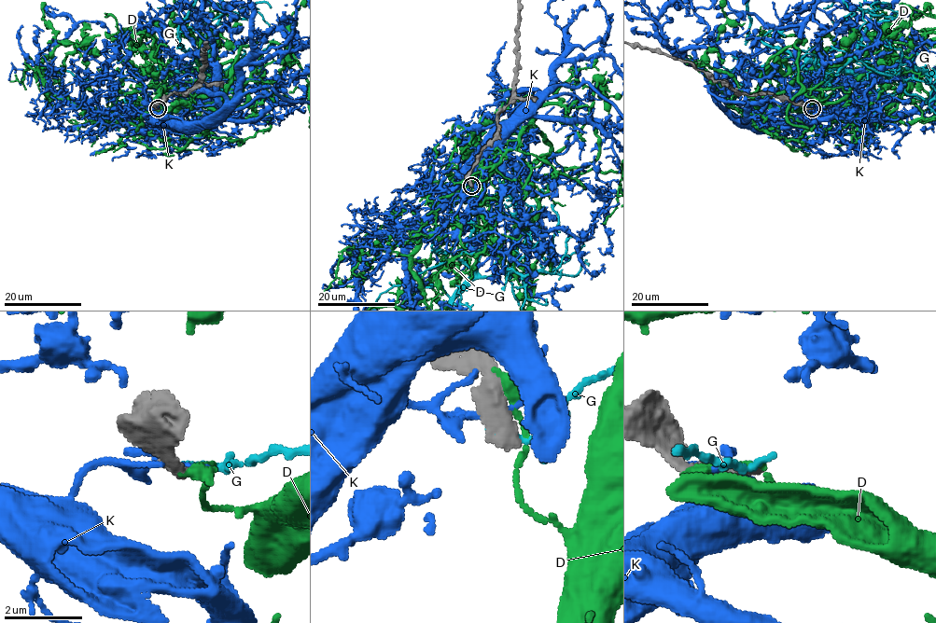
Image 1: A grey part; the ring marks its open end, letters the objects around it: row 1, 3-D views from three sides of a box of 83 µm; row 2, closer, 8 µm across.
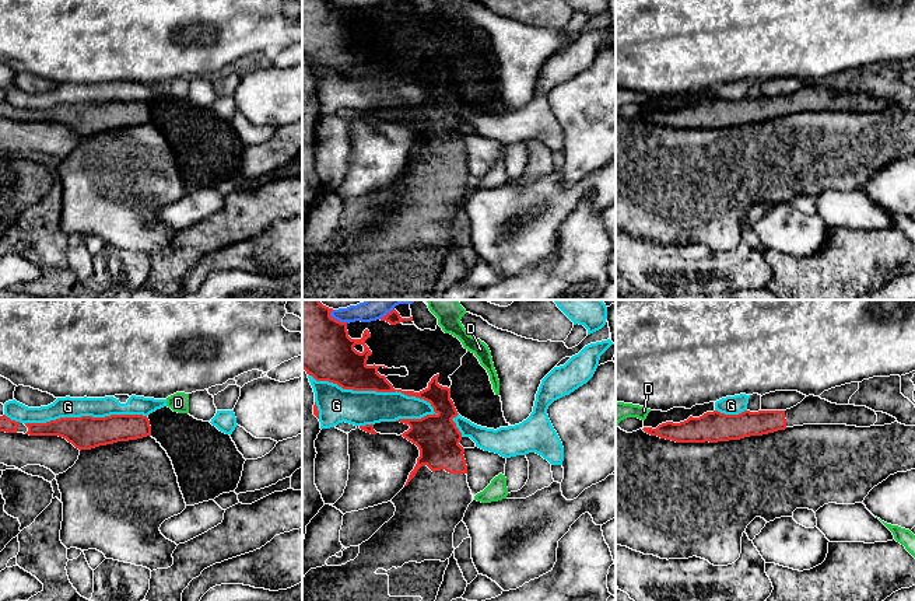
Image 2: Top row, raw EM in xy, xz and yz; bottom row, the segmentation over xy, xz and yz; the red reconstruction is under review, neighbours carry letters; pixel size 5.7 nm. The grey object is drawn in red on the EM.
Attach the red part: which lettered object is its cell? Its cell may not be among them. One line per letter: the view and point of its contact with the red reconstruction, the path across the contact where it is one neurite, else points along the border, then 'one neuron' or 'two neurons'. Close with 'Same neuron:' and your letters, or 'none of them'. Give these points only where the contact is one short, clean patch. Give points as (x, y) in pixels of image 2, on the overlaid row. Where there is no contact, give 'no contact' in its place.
D: no contact; two neurons
G: contact xz (375, 390); two neurons
K: contact xz (339, 321); two neurons
Same neuron: none of them

